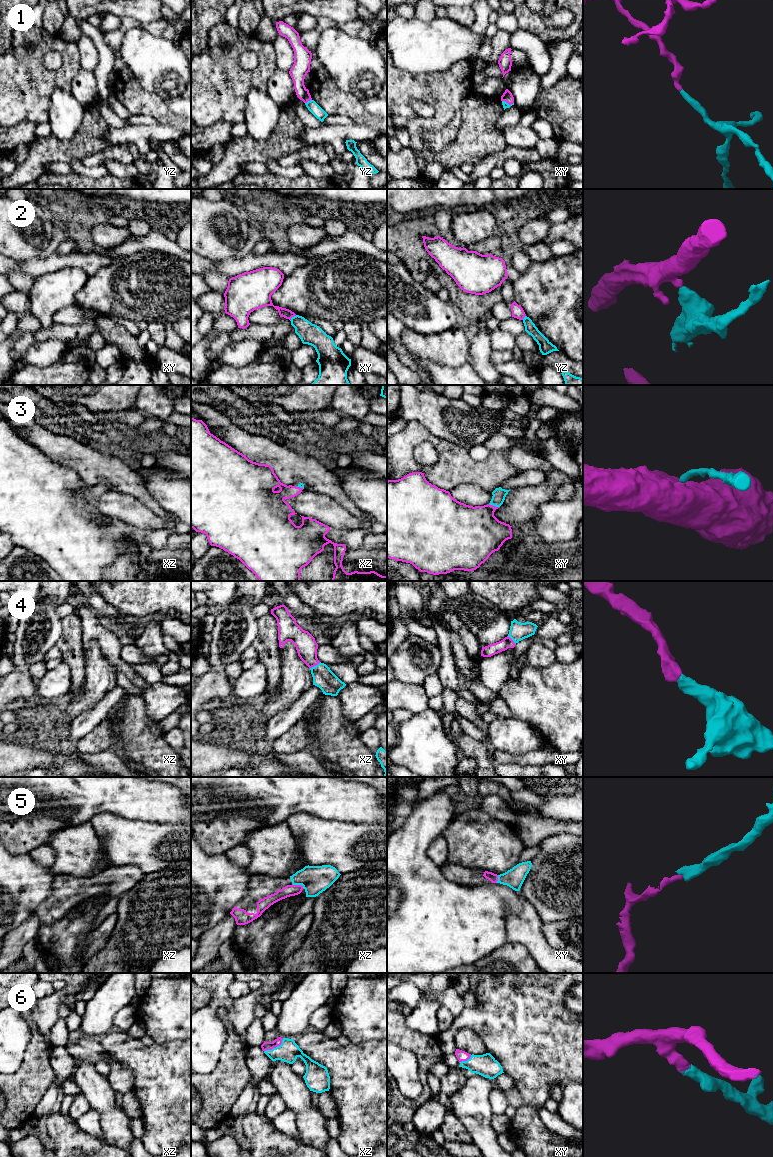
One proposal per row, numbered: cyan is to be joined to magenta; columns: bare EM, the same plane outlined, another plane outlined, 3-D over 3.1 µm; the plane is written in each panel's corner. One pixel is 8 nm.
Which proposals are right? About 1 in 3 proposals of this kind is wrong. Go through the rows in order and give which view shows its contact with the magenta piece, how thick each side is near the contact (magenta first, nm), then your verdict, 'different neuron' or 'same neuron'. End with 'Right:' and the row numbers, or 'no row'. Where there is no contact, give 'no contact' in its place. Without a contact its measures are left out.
1: contact in yz; calibres 130 and 90 nm; same neuron
2: contact in xy; calibres 80 and 170 nm; different neuron
3: contact in xy; calibres 380 and 110 nm; same neuron
4: contact in xz; calibres 170 and 170 nm; same neuron
5: contact in xz; calibres 100 and 220 nm; same neuron
6: contact in xz; calibres 70 and 170 nm; same neuron
Right: 1, 3, 4, 5, 6

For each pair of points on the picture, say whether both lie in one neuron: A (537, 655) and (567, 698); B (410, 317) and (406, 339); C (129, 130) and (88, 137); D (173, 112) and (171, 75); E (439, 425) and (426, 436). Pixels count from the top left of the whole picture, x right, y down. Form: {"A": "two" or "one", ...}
{"A": "two", "B": "two", "C": "two", "D": "two", "E": "two"}

